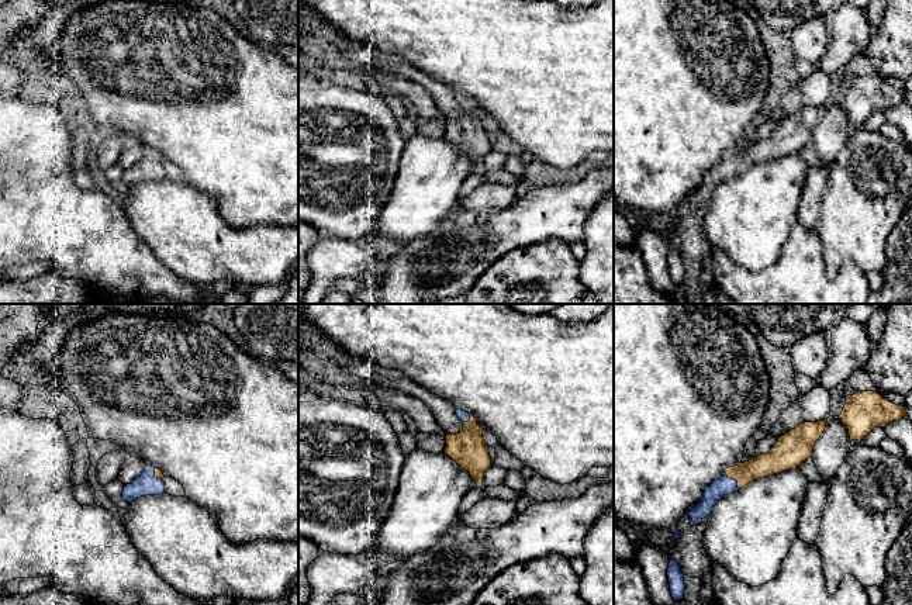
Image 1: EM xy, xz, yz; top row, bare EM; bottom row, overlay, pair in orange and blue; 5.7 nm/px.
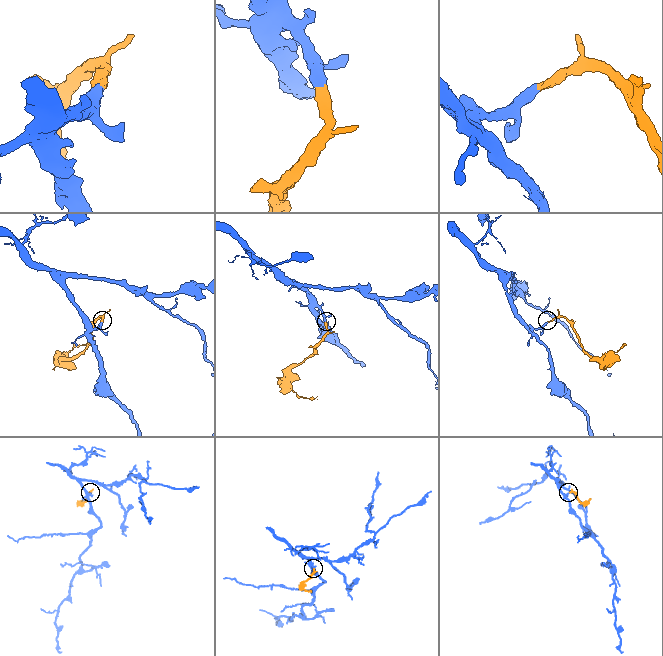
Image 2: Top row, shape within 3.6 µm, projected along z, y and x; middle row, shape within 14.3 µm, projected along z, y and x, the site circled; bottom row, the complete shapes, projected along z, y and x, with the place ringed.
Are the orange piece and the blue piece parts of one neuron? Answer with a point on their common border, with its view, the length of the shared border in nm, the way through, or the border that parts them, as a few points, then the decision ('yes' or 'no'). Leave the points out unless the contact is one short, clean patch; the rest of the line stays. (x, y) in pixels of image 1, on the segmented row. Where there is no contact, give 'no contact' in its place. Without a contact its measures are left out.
contact yz (733, 479); length 140 nm; way yz (773, 462), (733, 479), (724, 486); yes

